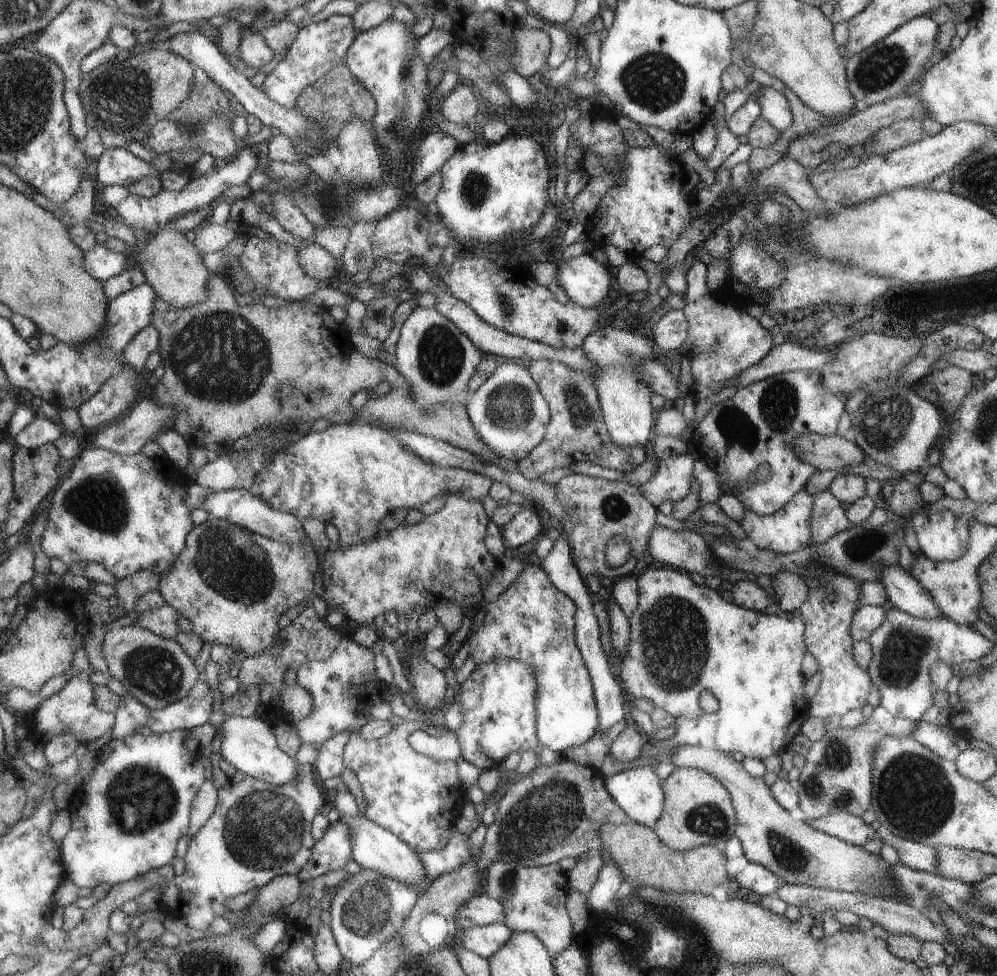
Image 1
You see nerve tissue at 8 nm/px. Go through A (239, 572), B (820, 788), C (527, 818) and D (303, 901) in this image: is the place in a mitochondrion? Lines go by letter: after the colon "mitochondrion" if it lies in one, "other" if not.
A: mitochondrion
B: mitochondrion
C: mitochondrion
D: other

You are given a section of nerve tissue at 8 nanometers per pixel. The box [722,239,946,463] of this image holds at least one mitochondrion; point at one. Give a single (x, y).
(885, 420)

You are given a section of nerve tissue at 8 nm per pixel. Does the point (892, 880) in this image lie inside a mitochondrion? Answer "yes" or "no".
no

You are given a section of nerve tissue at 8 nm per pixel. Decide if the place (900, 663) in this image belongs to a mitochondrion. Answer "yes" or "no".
yes

